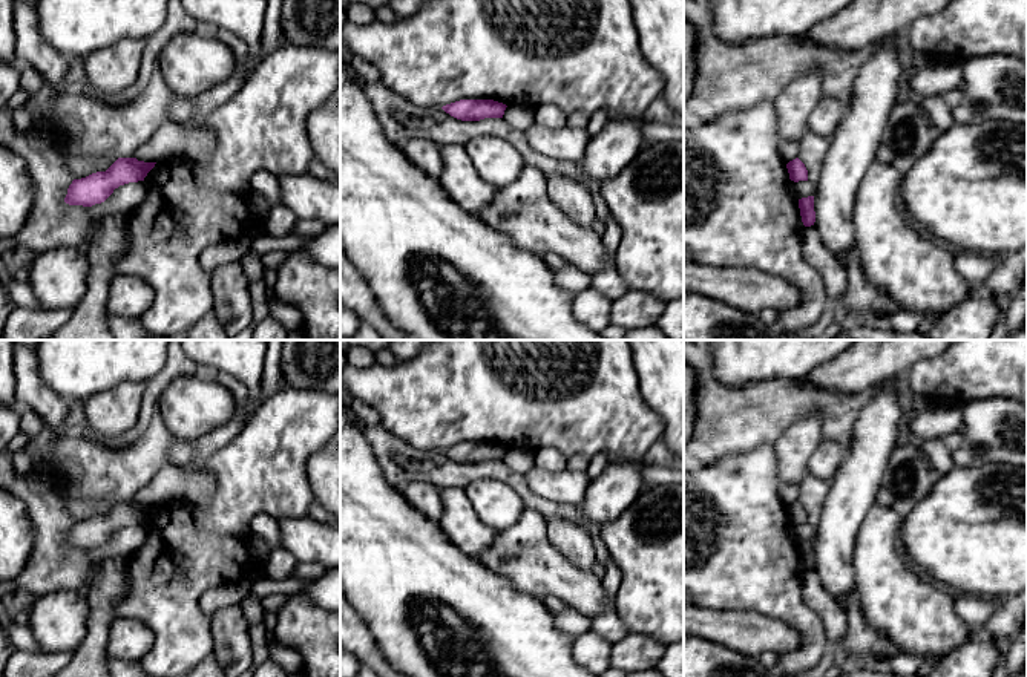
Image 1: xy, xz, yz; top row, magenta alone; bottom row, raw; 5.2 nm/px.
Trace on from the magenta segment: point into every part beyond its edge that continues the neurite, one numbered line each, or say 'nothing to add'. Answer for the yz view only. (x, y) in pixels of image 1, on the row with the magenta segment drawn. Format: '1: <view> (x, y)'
nothing to add

